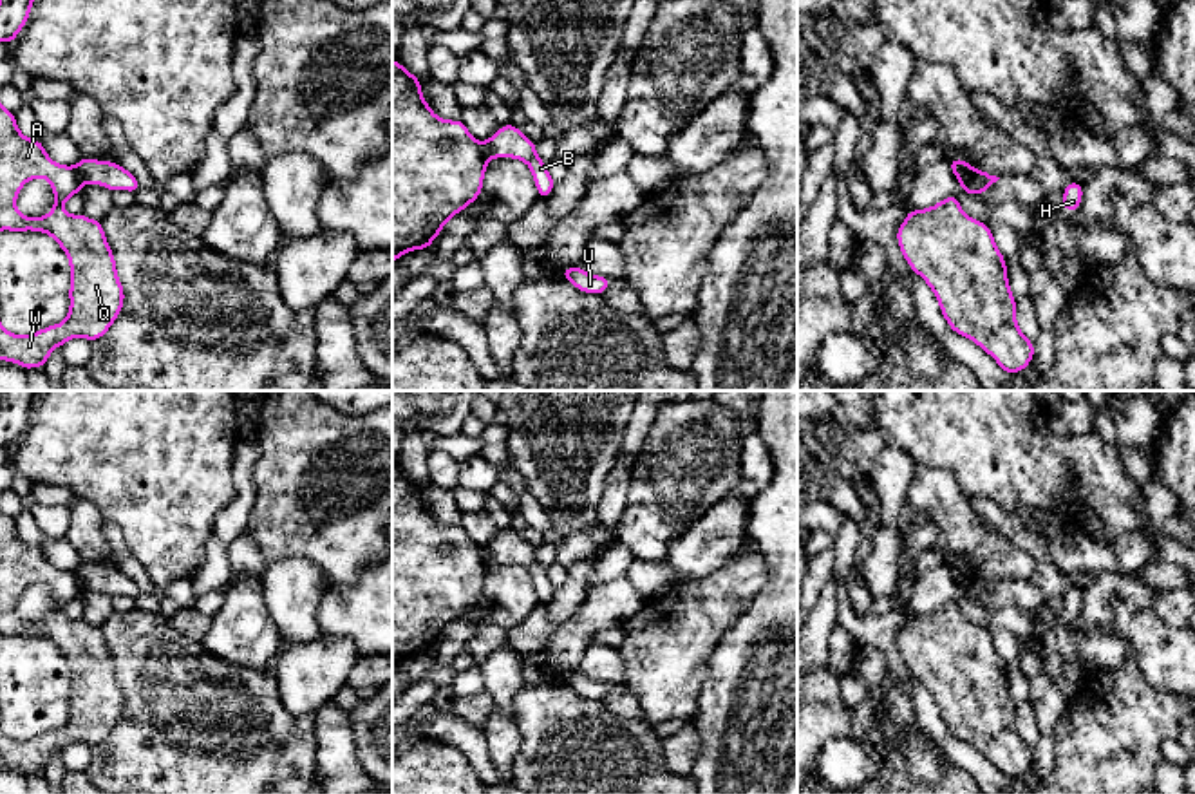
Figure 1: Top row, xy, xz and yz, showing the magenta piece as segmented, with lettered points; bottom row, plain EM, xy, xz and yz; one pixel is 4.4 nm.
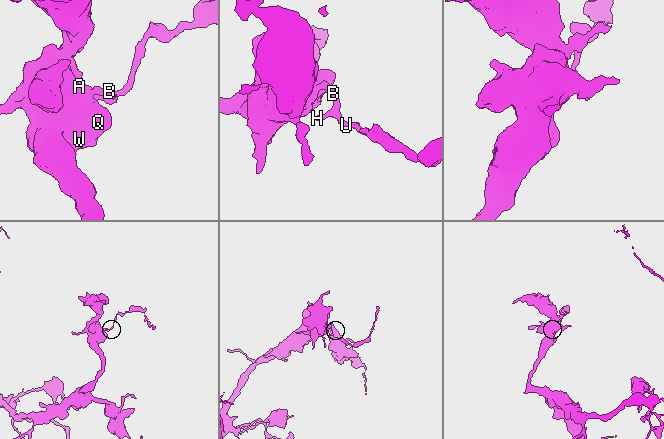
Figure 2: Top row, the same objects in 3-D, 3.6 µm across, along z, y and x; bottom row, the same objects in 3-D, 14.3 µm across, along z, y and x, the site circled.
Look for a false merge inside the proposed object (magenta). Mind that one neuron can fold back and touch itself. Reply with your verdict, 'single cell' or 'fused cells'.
fused cells

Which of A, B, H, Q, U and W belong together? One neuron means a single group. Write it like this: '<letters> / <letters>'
A Q W / B H U

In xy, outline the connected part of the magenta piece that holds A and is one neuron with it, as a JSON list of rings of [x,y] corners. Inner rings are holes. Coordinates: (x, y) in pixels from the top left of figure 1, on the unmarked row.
[[[0,510],[0,637],[43,637],[60,649],[71,669],[71,713],[63,727],[43,733],[33,740],[13,740],[0,729],[0,765],[20,769],[25,776],[31,772],[45,772],[52,754],[61,752],[69,743],[80,742],[94,747],[105,742],[123,714],[125,696],[101,628],[83,619],[71,620],[63,615],[63,608],[74,599],[80,599],[81,591],[83,584],[76,572],[54,568],[47,561],[43,548],[25,543],[18,535],[14,517]],[[34,582],[45,582],[51,588],[56,608],[43,622],[24,622],[14,608],[22,591]]]

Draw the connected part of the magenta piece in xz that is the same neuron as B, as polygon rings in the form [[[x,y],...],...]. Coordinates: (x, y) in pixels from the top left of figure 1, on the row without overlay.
[[[512,528],[503,530],[483,548],[483,559],[488,566],[494,562],[513,562],[524,566],[532,575],[539,602],[542,604],[550,602],[557,590],[548,579],[546,568],[537,562],[535,548]]]

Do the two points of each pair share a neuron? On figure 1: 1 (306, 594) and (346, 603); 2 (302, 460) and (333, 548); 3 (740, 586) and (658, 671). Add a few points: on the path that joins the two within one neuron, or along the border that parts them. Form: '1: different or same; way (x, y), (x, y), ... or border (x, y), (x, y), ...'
1: different; border (329, 586), (317, 614), (320, 632)
2: same; way (297, 485), (295, 509), (306, 519), (310, 534)
3: same; way (718, 608), (677, 650)

